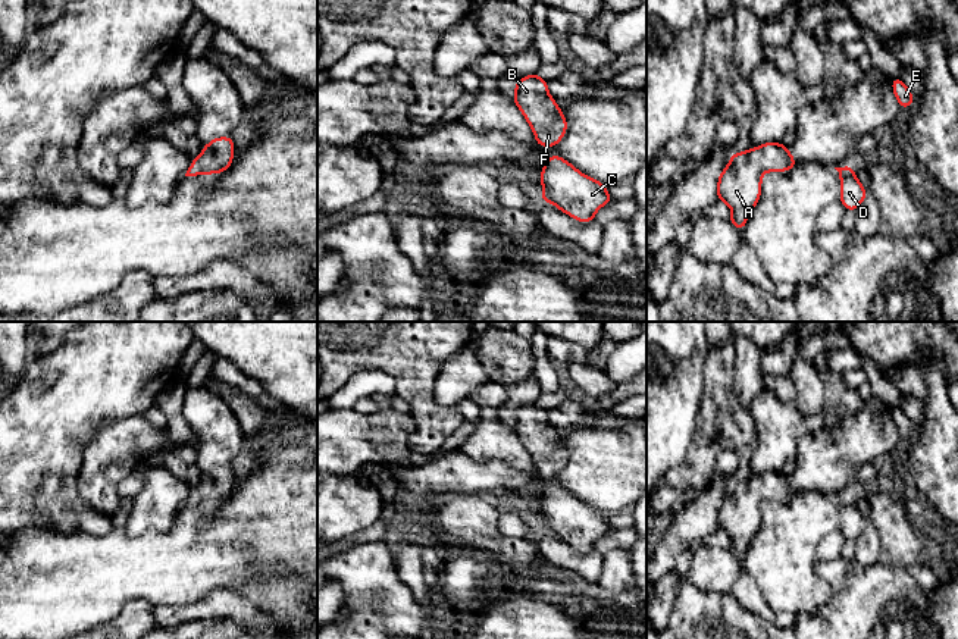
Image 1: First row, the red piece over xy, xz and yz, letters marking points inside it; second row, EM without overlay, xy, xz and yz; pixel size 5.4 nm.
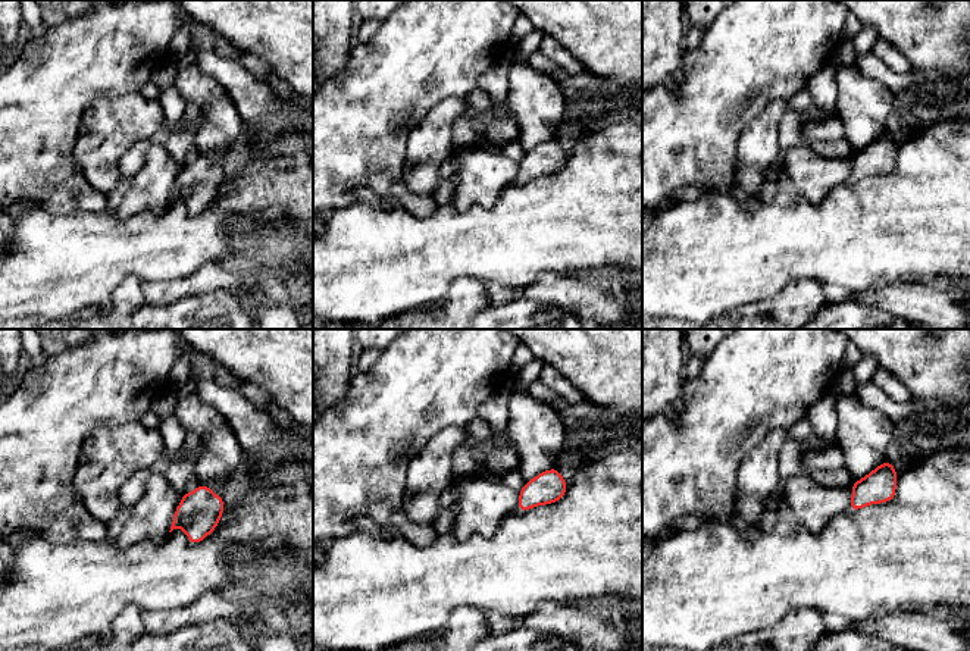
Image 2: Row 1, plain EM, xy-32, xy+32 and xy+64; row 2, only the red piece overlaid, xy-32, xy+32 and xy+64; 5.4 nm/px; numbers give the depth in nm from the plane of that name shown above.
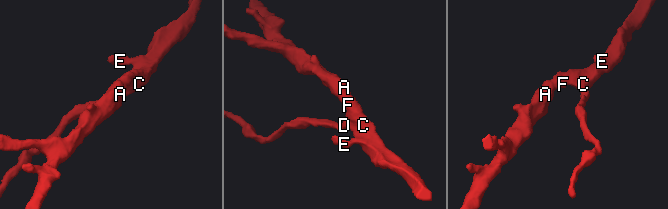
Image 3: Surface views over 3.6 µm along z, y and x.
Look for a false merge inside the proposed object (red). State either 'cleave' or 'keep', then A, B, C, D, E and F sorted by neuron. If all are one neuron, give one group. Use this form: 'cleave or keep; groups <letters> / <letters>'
keep; groups A B C D E F

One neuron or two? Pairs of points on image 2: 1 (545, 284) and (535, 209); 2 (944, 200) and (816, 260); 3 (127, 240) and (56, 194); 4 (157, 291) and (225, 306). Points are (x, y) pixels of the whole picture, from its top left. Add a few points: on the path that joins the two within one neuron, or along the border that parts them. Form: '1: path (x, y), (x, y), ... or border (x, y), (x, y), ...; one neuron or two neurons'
1: border (572, 275), (543, 274), (526, 285), (512, 287); two neurons
2: path (911, 224), (863, 232), (848, 240); one neuron
3: border (105, 210), (47, 212); two neurons
4: border (221, 288), (153, 306); two neurons

